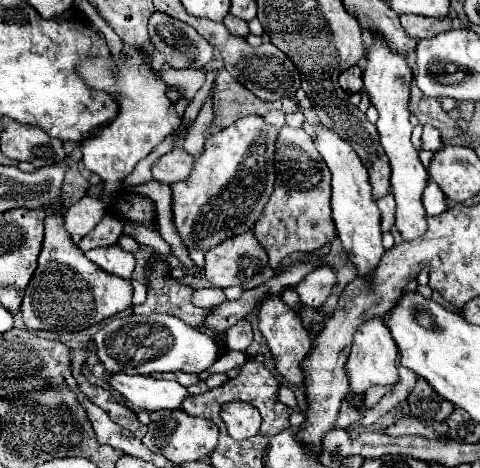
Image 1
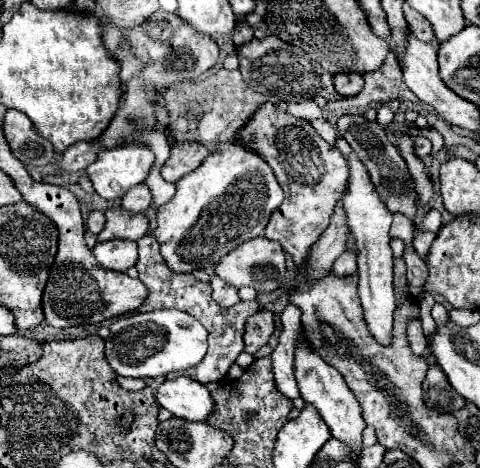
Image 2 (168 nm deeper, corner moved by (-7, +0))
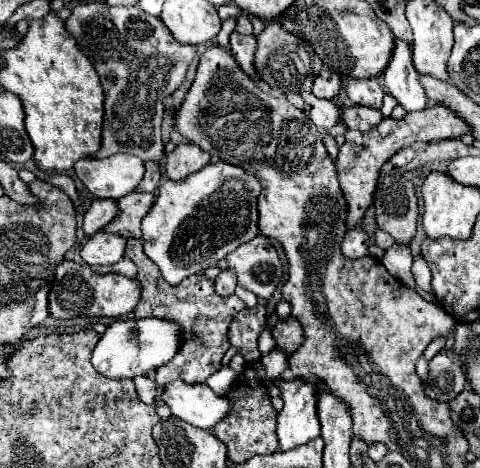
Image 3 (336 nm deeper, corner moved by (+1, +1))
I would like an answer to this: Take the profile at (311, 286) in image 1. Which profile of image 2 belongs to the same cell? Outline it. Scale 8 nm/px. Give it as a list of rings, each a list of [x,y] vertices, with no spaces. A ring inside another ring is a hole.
[[[344,252],[332,266],[332,272],[336,276],[348,276],[348,274],[354,274],[356,272],[356,254],[354,252]]]

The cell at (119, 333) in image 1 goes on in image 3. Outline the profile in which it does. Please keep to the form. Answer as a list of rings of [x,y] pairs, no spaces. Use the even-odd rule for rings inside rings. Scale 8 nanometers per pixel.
[[[148,317],[148,319],[118,319],[100,337],[92,351],[94,369],[108,379],[134,379],[168,363],[180,347],[180,329],[176,323]]]

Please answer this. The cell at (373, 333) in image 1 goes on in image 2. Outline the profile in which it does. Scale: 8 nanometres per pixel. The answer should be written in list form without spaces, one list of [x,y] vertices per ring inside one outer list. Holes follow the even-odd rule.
[[[348,156],[346,162],[350,166],[350,176],[342,204],[350,234],[354,236],[358,248],[358,296],[364,308],[364,322],[368,326],[370,336],[378,344],[388,346],[392,342],[392,314],[396,308],[394,288],[392,288],[394,256],[390,250],[390,234],[388,234],[392,224],[392,212],[388,212],[386,204],[380,200],[364,164],[354,156]]]

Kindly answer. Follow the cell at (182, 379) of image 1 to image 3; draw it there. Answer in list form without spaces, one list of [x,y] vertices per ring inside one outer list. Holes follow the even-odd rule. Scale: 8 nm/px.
[[[128,239],[124,257],[132,259],[134,265],[138,267],[136,281],[142,285],[142,299],[138,301],[138,305],[134,309],[134,317],[138,317],[138,319],[162,317],[162,319],[172,321],[182,327],[180,349],[174,355],[174,359],[170,359],[168,363],[164,363],[162,367],[156,369],[156,383],[168,385],[176,379],[190,383],[190,385],[204,383],[212,373],[216,373],[222,367],[220,361],[226,355],[226,351],[230,349],[228,327],[230,327],[234,315],[238,315],[244,309],[244,301],[240,301],[236,295],[228,295],[228,297],[216,295],[214,281],[204,275],[192,275],[192,277],[184,279],[184,283],[180,283],[180,287],[168,287],[168,283],[164,283],[164,279],[160,275],[160,269],[150,259],[146,259],[146,255],[142,251],[142,239]]]

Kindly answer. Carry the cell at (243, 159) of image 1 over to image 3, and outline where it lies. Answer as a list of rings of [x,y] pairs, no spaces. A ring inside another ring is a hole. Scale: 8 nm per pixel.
[[[224,161],[208,163],[184,181],[164,179],[156,201],[142,221],[142,247],[170,285],[218,265],[238,245],[258,235],[256,197],[260,183],[244,169]]]

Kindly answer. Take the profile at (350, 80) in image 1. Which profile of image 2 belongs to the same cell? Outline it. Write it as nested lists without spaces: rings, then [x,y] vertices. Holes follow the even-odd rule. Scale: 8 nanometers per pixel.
[[[348,72],[348,74],[336,74],[334,76],[334,88],[342,94],[342,96],[356,96],[364,86],[364,78],[362,74],[356,72]]]

